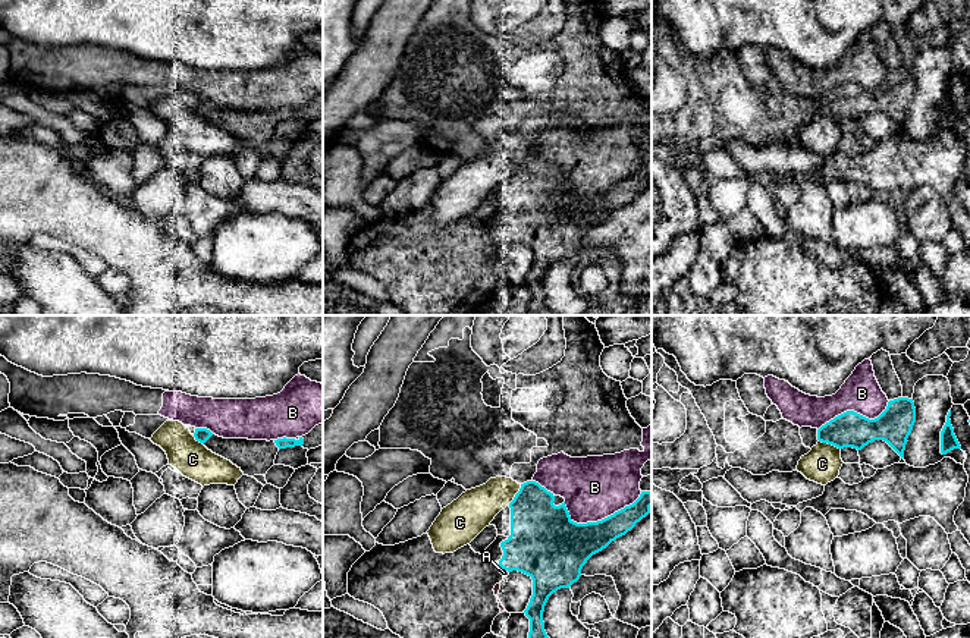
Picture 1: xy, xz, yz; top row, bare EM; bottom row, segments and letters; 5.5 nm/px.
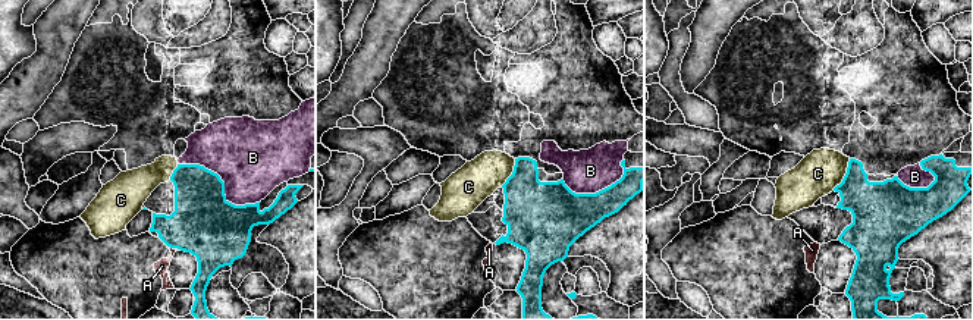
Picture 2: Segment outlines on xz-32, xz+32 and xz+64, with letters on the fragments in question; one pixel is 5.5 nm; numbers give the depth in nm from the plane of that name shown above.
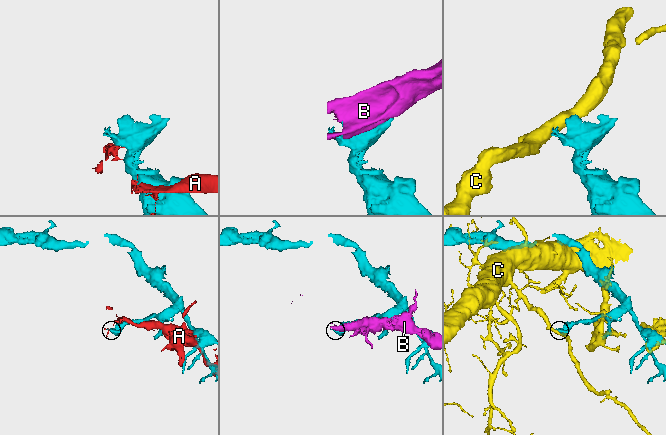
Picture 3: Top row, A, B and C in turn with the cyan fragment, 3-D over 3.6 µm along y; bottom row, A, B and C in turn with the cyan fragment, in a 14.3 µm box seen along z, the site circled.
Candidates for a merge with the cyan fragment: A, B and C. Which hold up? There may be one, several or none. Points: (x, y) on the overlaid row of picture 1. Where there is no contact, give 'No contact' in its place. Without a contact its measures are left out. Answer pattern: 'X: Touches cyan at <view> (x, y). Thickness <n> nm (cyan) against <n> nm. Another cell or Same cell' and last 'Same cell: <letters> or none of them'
A: Touches cyan at xz (505, 569). Thickness 380 nm (cyan) against 40 nm. Another cell
B: Touches cyan at xz (602, 519). Thickness 280 nm (cyan) against 340 nm. Another cell
C: Touches cyan at xz (515, 494). Thickness 340 nm (cyan) against 220 nm. Another cell
Same cell: none of them

